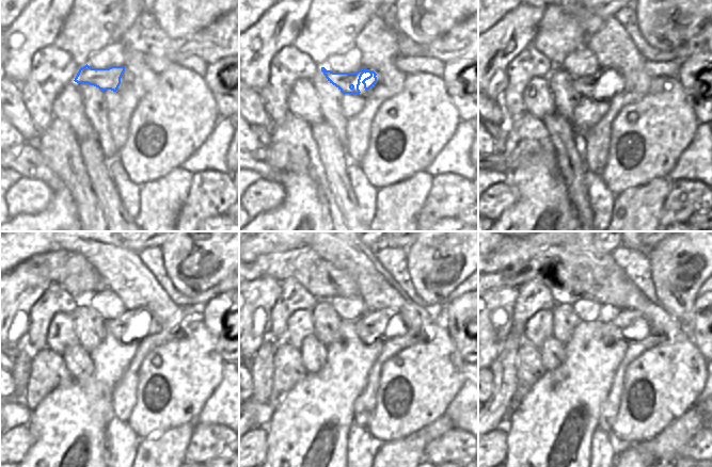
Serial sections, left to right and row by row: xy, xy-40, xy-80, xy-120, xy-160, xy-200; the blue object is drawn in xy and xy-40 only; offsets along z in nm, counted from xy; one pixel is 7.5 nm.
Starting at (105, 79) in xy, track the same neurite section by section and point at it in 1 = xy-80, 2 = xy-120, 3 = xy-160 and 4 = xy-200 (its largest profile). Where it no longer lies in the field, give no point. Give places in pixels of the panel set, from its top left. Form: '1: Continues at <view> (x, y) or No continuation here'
1: Continues at xy-80 (613, 83)
2: Continues at xy-120 (140, 318)
3: Continues at xy-160 (378, 320)
4: Continues at xy-200 (632, 325).

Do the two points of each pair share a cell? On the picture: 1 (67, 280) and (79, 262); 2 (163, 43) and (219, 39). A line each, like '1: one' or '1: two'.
1: one
2: one

